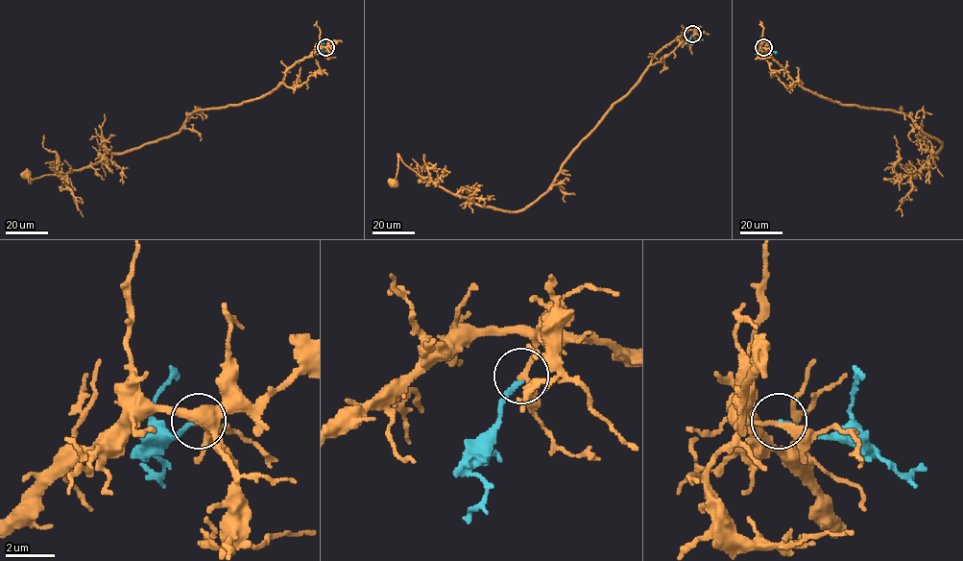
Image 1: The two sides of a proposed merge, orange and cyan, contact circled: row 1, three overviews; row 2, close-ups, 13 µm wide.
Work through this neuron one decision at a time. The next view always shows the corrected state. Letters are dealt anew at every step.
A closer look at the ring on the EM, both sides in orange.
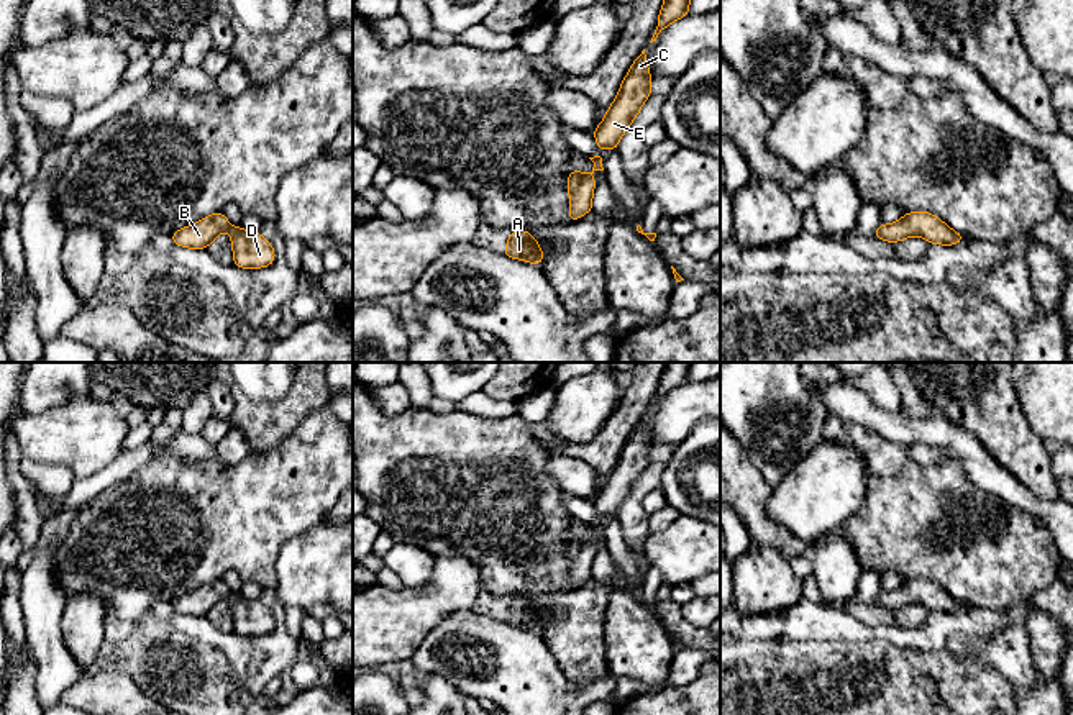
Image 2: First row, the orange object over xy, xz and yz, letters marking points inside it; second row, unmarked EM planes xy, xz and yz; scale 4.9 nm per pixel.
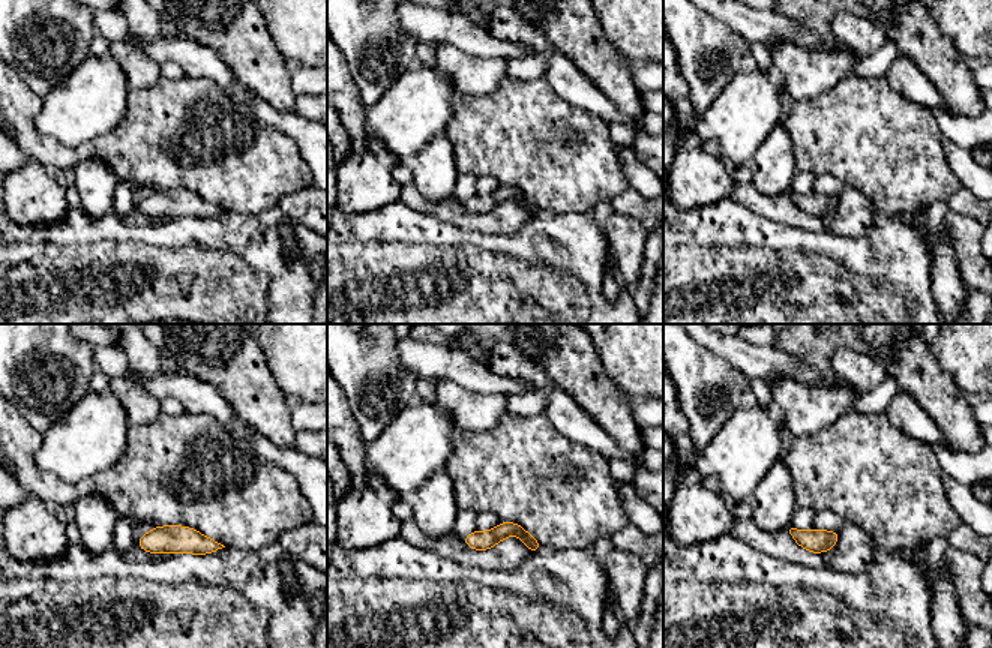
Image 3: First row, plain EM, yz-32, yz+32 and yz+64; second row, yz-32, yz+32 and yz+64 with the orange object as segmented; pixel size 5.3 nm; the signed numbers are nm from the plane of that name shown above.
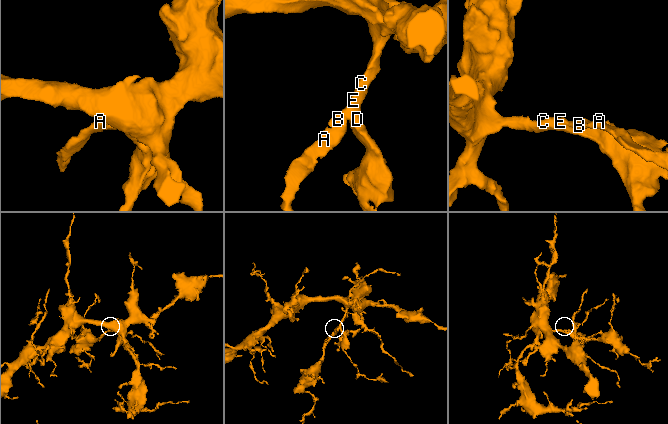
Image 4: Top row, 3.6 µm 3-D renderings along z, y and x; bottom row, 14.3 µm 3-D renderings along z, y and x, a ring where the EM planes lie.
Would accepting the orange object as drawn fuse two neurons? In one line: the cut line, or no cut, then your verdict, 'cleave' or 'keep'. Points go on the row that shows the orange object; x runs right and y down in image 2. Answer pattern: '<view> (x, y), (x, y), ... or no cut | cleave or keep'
no cut | keep

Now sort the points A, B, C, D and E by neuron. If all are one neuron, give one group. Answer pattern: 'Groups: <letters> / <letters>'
Groups: A B C D E

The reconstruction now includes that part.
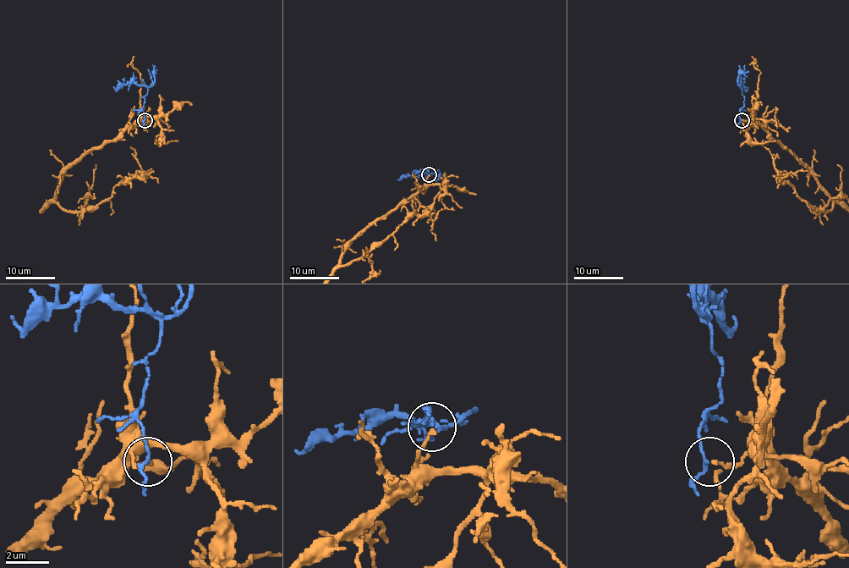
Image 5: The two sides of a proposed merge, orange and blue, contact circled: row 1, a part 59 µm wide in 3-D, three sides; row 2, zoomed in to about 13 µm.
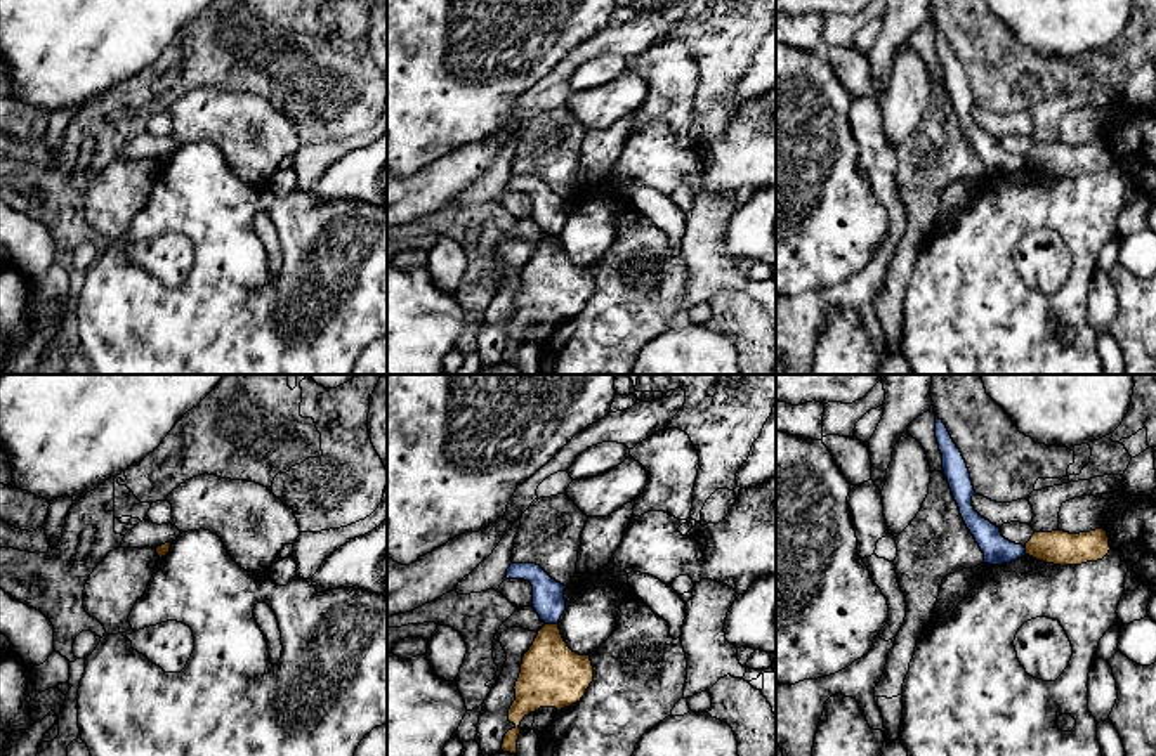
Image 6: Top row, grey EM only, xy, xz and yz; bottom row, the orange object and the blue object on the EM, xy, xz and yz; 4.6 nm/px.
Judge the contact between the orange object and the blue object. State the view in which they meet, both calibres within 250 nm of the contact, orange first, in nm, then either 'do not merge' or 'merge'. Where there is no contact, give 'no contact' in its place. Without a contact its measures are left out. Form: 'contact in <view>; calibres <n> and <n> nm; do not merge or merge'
contact in xz; calibres 300 and 150 nm; do not merge

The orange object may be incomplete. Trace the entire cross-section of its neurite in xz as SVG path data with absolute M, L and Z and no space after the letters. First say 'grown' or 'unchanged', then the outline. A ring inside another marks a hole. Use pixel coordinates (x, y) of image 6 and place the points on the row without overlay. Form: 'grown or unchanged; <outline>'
unchanged; M545 236L522 269L516 293L516 312L509 333L516 338L503 349L502 362L517 366L521 333L540 319L557 323L581 312L594 293L590 267L573 264L564 253L559 236Z

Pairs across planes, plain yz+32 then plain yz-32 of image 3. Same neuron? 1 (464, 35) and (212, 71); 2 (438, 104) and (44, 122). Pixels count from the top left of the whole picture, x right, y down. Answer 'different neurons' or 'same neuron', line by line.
1: same neuron
2: same neuron

